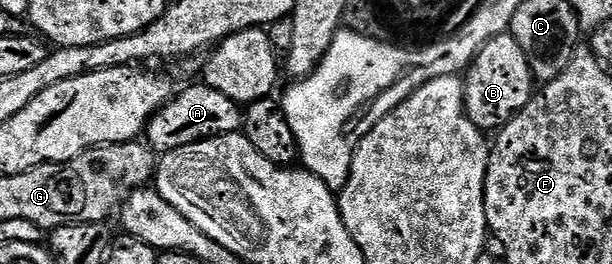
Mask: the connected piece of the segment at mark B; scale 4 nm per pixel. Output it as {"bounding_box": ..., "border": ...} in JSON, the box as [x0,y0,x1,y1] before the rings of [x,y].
{"bounding_box":[463,34,535,133],"border":[[[503,34],[487,41],[470,65],[463,79],[465,85],[465,111],[469,120],[486,133],[496,132],[509,123],[533,100],[535,80],[533,70],[515,37]]]}

